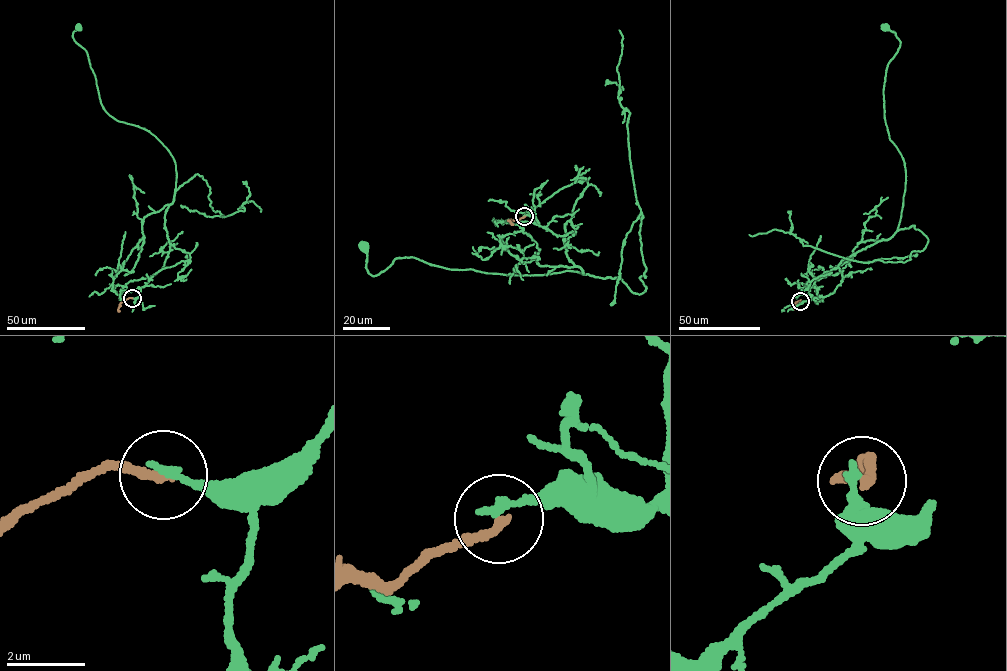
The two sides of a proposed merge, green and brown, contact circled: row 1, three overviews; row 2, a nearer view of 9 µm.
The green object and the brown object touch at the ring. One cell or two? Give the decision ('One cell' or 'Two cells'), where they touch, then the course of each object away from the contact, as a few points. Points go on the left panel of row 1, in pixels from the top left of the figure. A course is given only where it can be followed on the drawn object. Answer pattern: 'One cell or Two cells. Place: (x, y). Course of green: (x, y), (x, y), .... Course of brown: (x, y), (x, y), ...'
Two cells. Place: (132, 298). Course of green: (132, 298), (170, 251), (164, 218), (175, 163), (153, 135), (104, 109), (86, 51), (72, 36), (77, 27). Course of brown: (132, 298), (121, 302), (120, 311)

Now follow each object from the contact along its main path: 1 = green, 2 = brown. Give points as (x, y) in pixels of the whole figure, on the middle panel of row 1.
1: (525, 216), (557, 236), (574, 234), (571, 223), (565, 252), (584, 274), (410, 256), (373, 275), (362, 247)
2: (525, 216), (508, 221), (513, 223)

